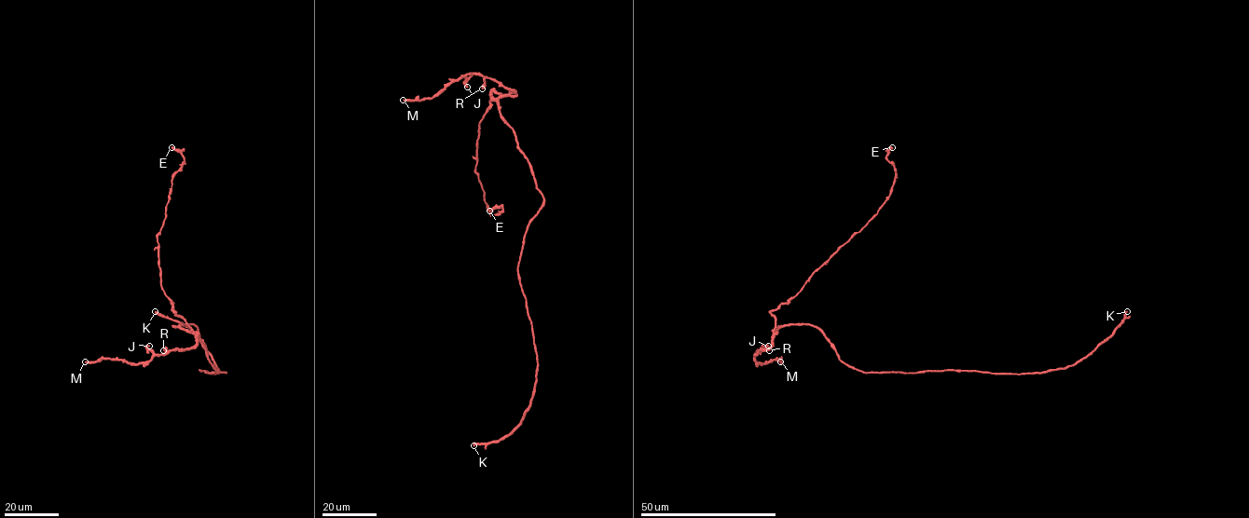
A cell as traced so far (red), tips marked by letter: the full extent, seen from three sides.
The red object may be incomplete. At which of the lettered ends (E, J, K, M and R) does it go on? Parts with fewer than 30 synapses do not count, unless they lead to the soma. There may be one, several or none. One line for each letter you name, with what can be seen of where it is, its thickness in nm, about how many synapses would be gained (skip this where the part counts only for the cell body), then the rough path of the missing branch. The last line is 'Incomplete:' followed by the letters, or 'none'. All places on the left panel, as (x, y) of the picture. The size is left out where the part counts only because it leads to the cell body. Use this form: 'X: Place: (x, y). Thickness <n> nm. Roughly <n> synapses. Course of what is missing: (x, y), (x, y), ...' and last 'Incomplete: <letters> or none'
K: Place: (155, 311). Thickness 420 nm. Roughly 40 synapses. Course of what is missing: (155, 311), (144, 301), (155, 272), (149, 259), (137, 247), (135, 238), (146, 219), (152, 198)
M: Place: (85, 361). Thickness 400 nm. Roughly 350 synapses. Course of what is missing: (85, 361), (51, 361), (43, 363), (32, 349), (22, 348), (6, 334)
Incomplete: K, M

